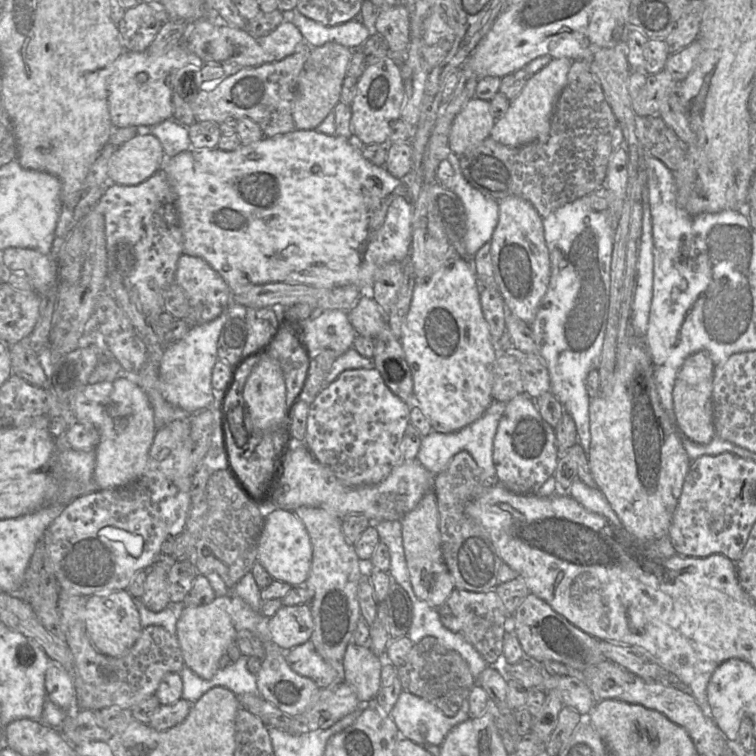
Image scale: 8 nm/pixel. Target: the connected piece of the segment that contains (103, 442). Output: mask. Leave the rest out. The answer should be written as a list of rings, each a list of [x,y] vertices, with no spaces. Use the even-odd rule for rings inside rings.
[[[133,375],[87,384],[73,398],[73,413],[76,422],[91,424],[99,432],[100,439],[95,450],[95,466],[93,480],[98,490],[114,489],[128,486],[135,482],[144,473],[149,450],[157,432],[154,411],[146,393],[132,378]]]

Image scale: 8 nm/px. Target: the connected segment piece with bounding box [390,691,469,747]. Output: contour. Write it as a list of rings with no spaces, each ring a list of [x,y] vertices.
[[[402,691],[390,716],[401,738],[421,746],[432,744],[440,747],[455,726],[469,719],[469,703],[465,699],[458,712],[447,717],[427,700]]]

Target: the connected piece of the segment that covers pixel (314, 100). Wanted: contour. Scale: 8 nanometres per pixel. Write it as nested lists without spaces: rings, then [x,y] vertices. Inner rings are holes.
[[[335,42],[313,47],[299,74],[292,117],[298,130],[315,129],[333,111],[340,100],[342,82],[346,77],[352,50]]]

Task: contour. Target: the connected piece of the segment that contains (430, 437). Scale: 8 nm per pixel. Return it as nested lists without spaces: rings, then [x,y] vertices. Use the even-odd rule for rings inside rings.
[[[493,400],[480,418],[458,431],[440,433],[432,430],[429,434],[422,437],[417,460],[433,475],[437,475],[448,466],[455,454],[464,450],[473,457],[477,465],[483,470],[487,479],[496,479],[496,470],[493,463],[493,442],[499,421],[505,409],[505,402]]]

